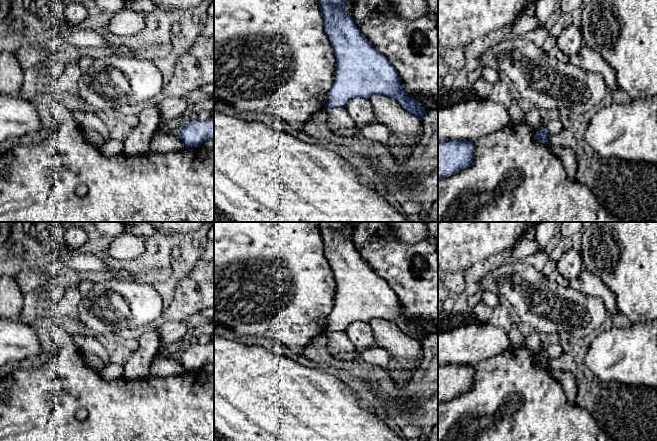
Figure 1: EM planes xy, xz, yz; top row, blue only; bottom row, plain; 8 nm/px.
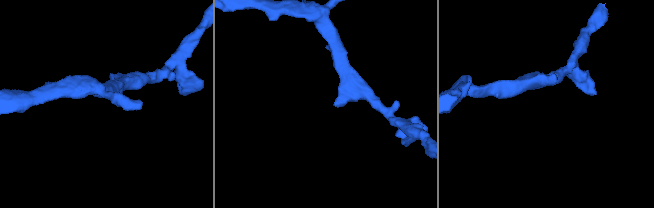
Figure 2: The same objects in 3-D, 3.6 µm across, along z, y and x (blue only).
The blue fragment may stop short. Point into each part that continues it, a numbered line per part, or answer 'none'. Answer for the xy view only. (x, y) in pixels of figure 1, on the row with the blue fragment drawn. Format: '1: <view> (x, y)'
none

